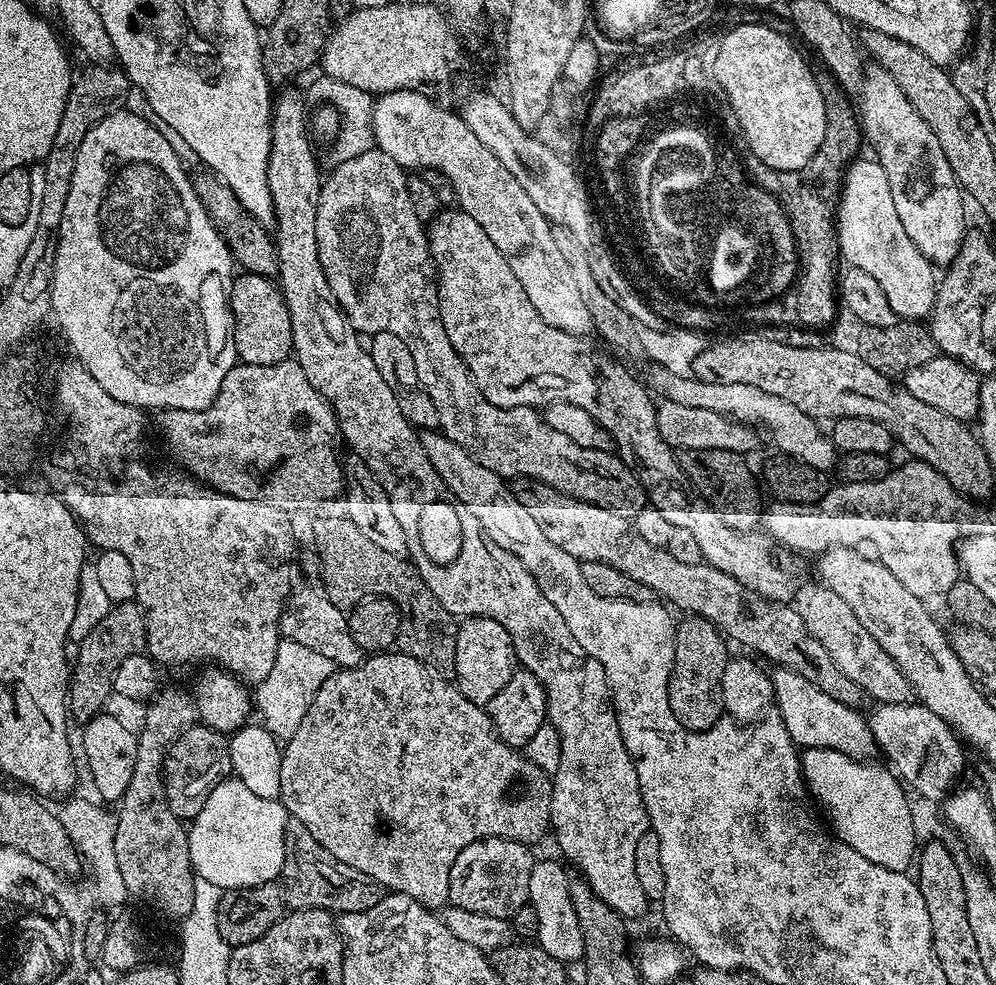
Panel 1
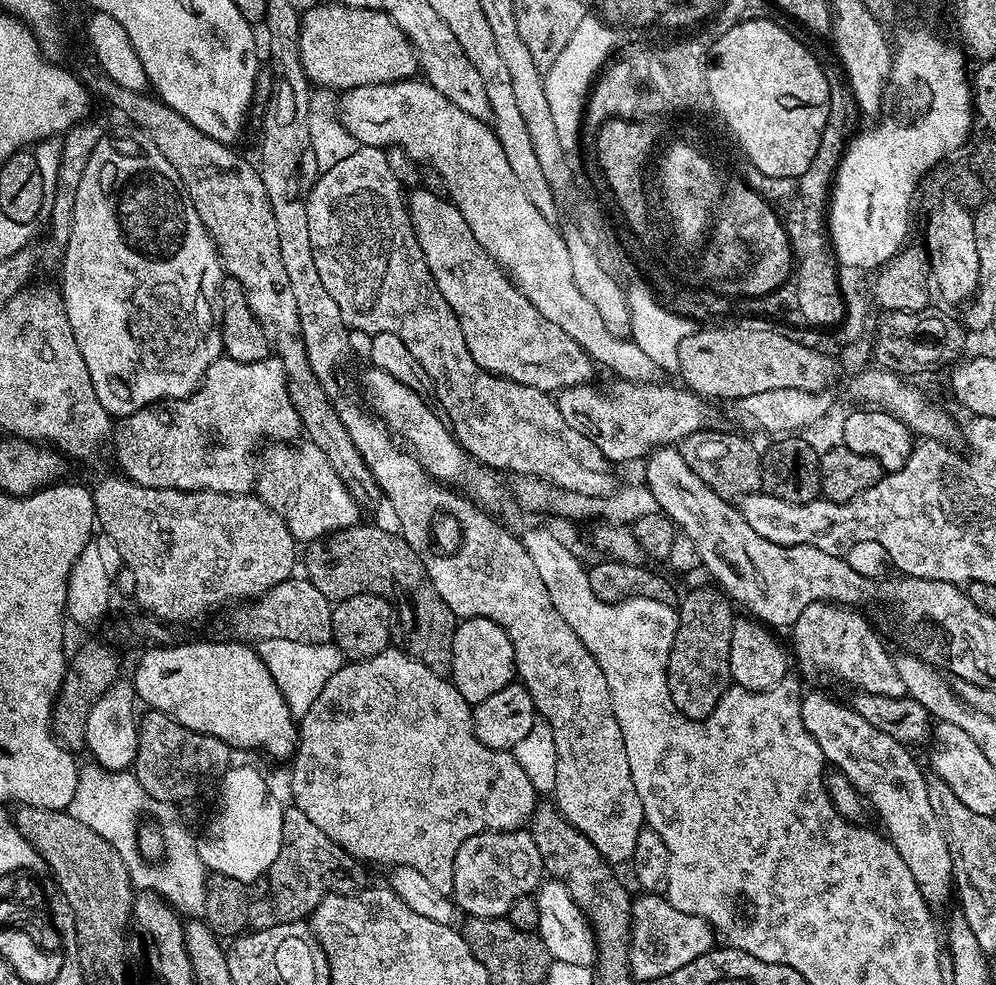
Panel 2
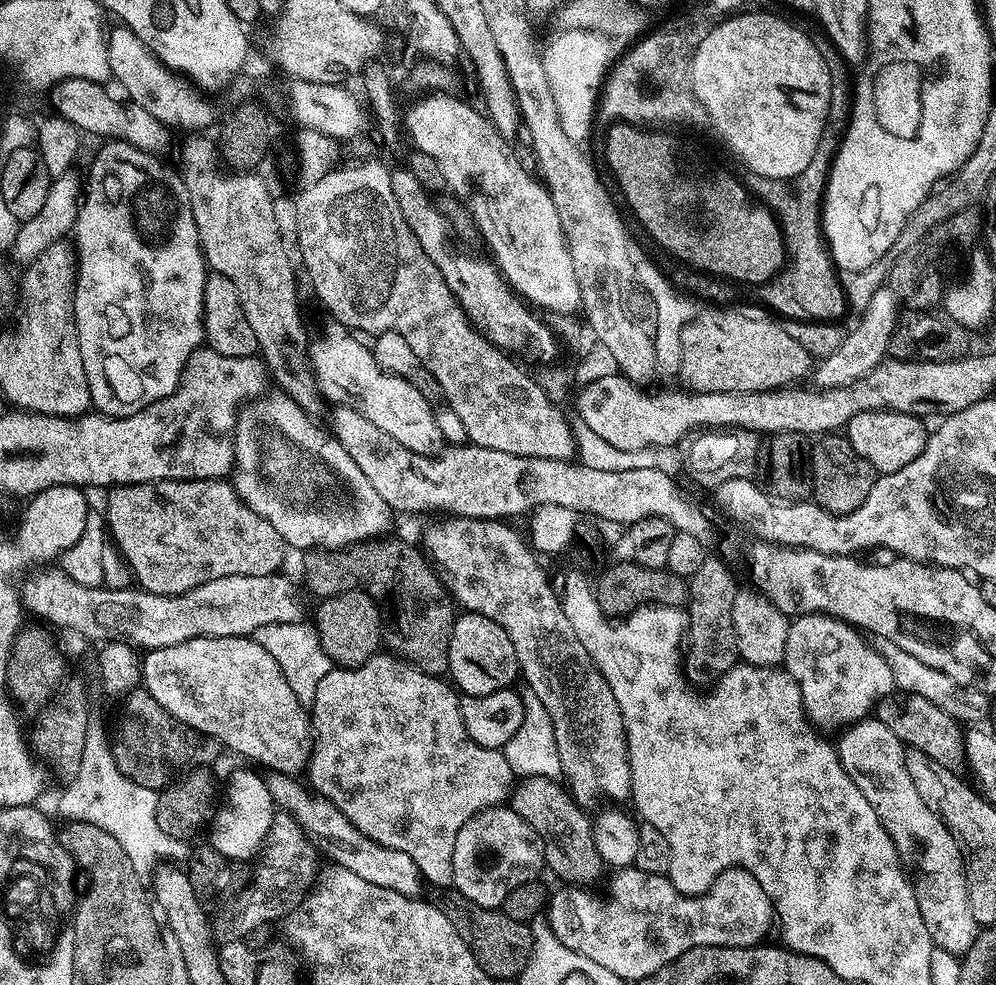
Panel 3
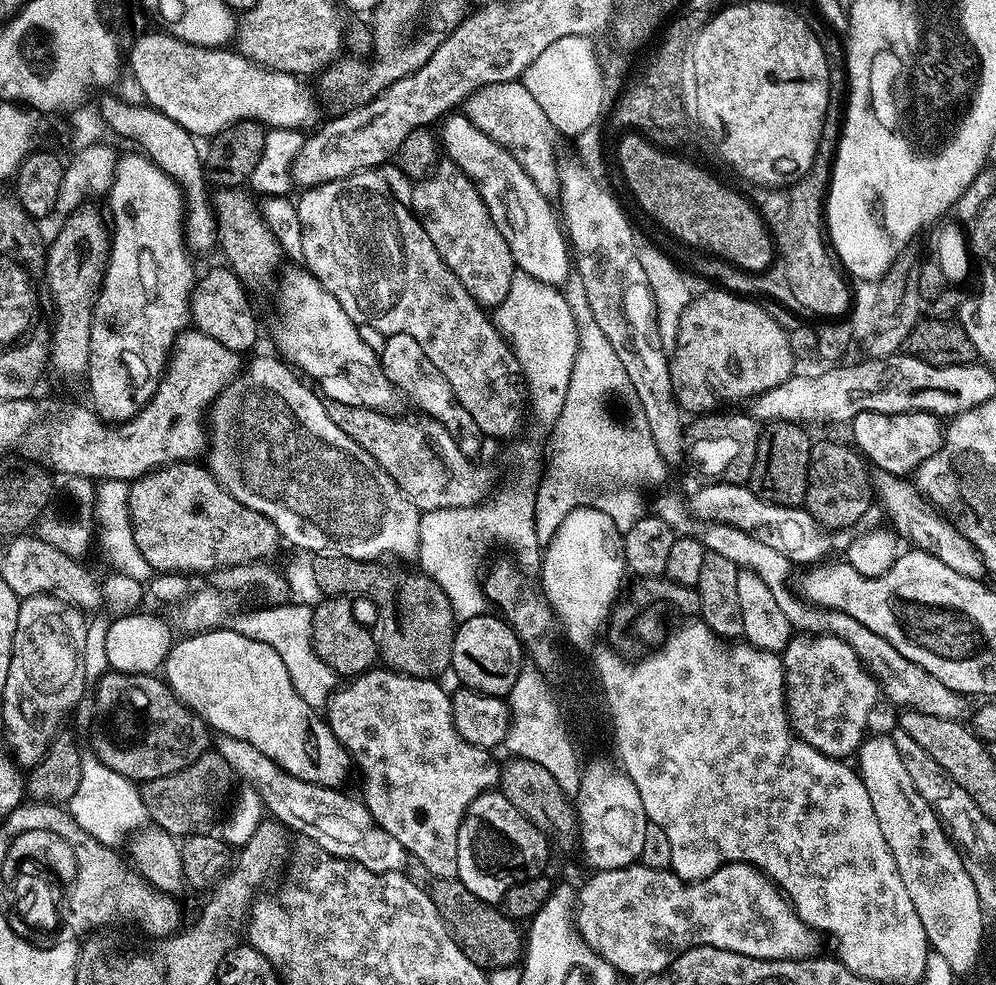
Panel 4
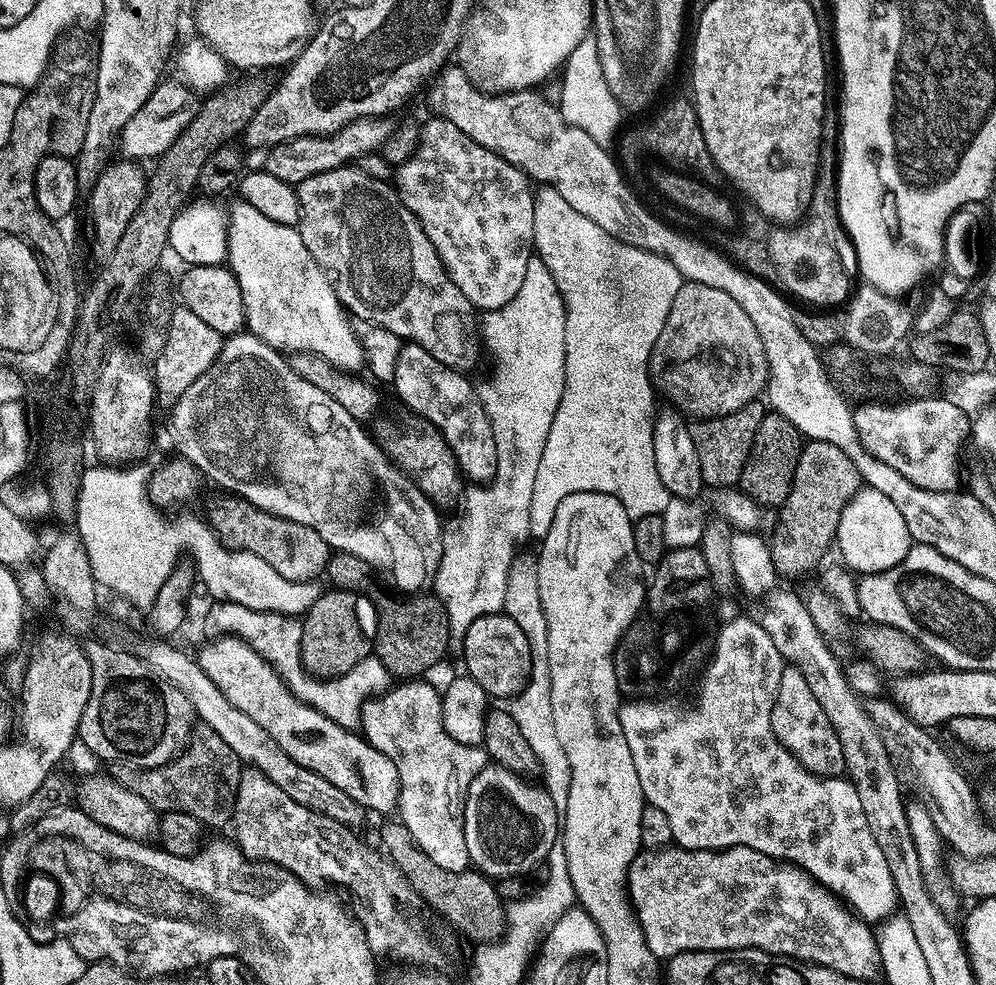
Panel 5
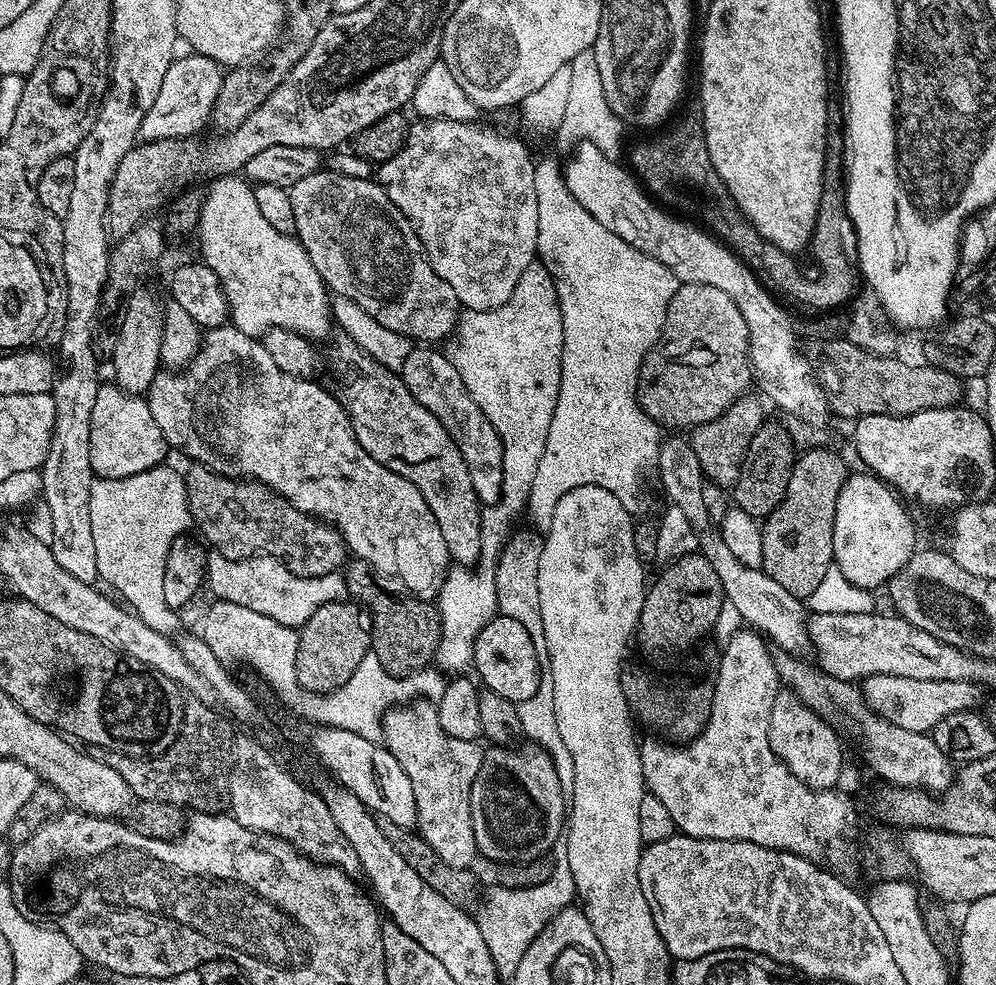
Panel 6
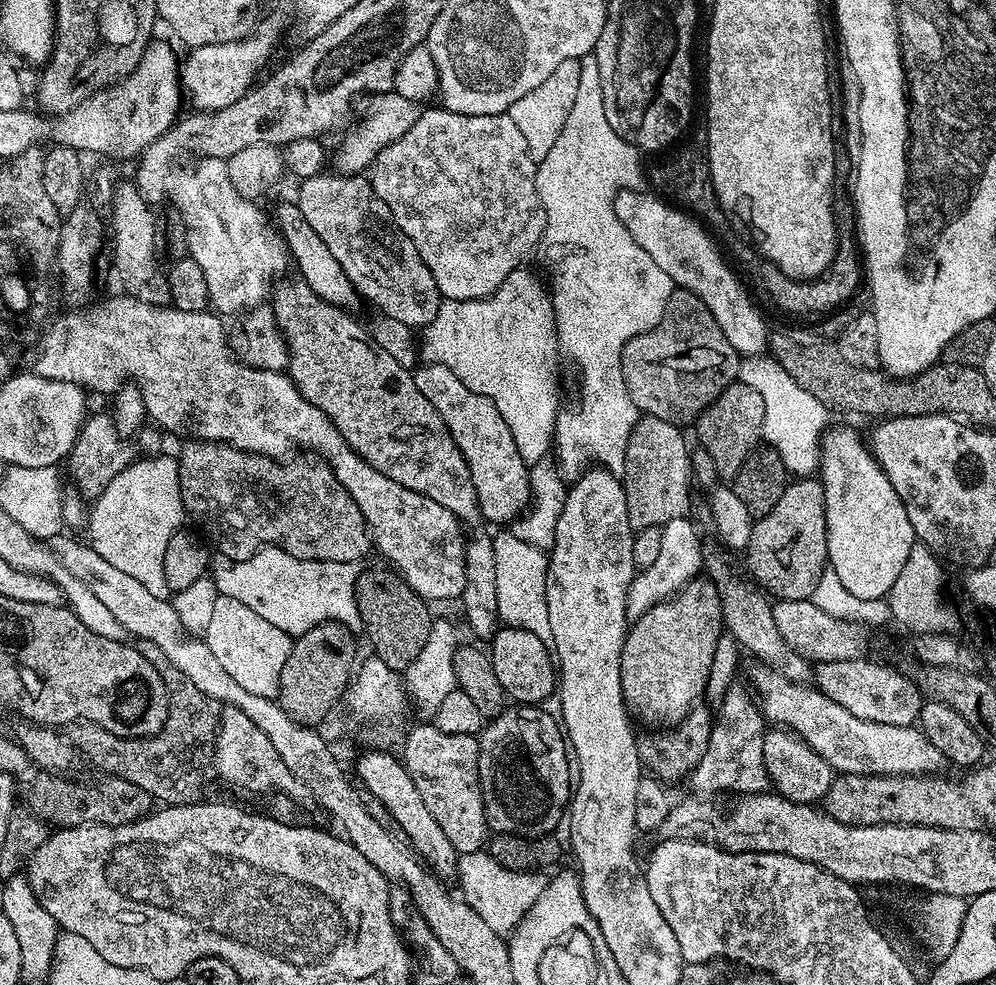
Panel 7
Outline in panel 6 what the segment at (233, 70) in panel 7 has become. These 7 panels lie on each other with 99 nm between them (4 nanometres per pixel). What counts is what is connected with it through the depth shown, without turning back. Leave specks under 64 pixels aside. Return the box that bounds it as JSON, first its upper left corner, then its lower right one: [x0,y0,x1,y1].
[141,55,225,141]

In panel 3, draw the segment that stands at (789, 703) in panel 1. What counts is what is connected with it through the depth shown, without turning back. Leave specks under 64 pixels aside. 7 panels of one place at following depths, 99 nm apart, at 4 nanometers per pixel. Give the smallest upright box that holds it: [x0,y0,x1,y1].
[836,718,978,954]

